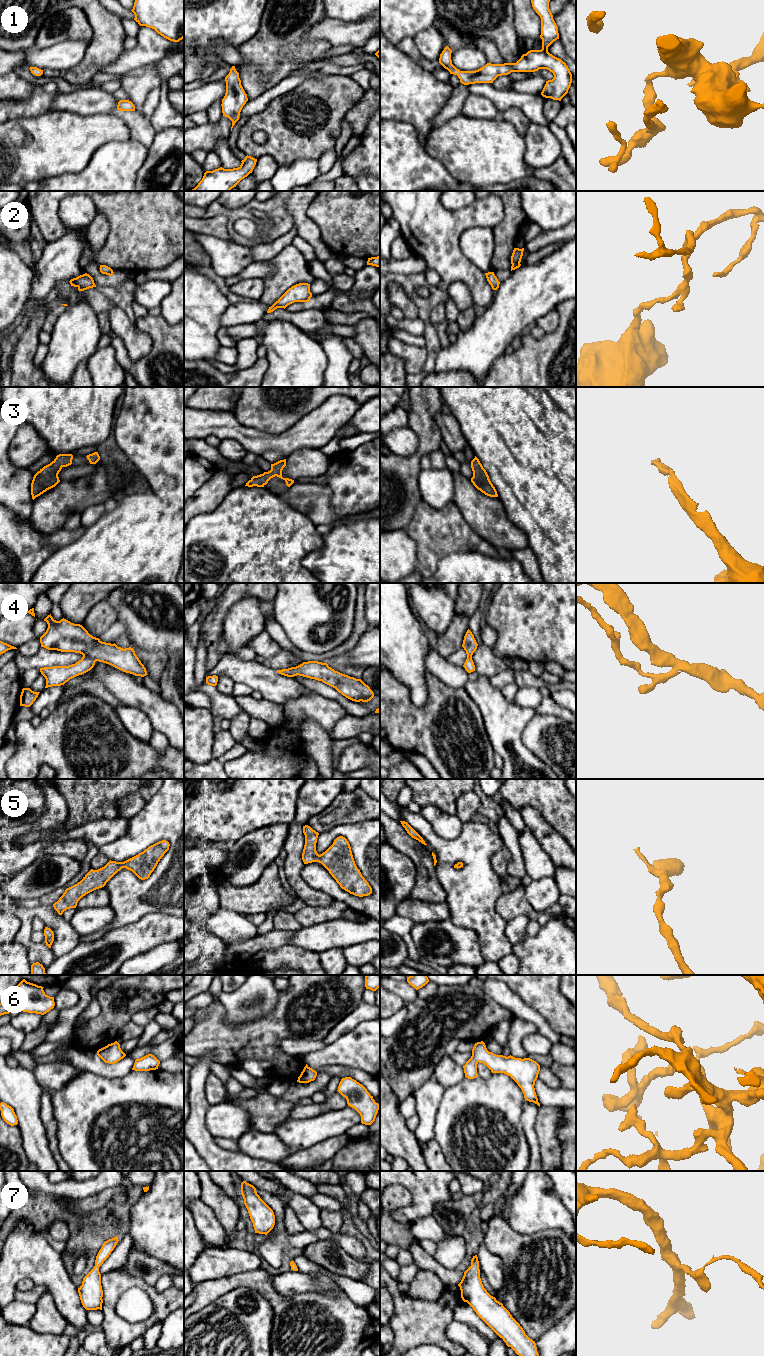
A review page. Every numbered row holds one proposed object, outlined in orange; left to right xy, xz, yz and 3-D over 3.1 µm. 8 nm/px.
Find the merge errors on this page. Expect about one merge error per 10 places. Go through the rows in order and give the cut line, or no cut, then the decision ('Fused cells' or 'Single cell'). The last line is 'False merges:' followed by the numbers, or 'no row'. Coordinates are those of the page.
1: No split. Single cell
2: No split. Single cell
3: No split. Single cell
4: No split. Single cell
5: No split. Single cell
6: No split. Single cell
7: No split. Single cell
False merges: no row

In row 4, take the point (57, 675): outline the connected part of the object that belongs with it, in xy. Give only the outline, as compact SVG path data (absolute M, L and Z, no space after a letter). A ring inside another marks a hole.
M51 614L44 621L47 622L48 628L40 637L41 647L83 655L78 662L69 666L40 668L41 674L46 679L45 688L64 685L70 679L90 671L96 661L135 676L148 675L133 648L123 649L115 643L102 642L90 635L82 625L71 623L64 618L56 621Z

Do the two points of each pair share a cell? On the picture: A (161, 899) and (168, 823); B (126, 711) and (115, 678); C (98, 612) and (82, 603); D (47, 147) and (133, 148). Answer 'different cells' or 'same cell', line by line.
A: same cell
B: different cells
C: different cells
D: different cells

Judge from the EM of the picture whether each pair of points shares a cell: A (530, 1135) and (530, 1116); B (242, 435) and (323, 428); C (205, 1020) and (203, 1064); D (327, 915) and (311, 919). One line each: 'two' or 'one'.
A: one
B: one
C: two
D: one

